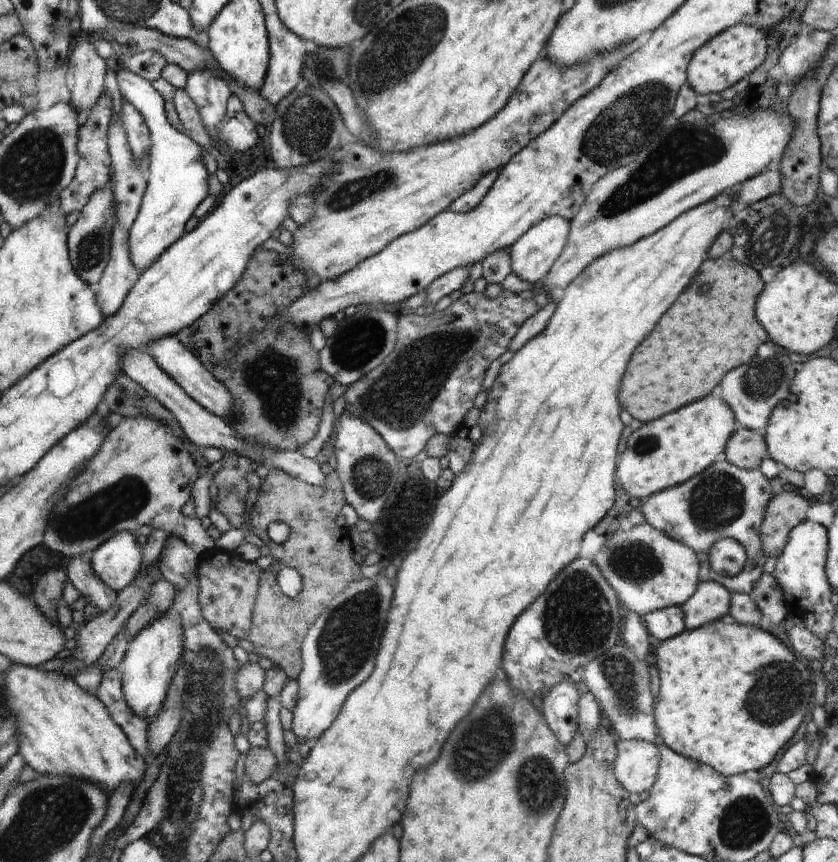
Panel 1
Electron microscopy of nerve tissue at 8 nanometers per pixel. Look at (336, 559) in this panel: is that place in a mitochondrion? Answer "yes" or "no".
no

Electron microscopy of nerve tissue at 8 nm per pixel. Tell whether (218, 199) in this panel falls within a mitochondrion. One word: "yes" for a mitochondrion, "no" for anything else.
no

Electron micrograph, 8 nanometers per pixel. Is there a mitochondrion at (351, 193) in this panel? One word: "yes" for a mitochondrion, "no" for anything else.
yes

